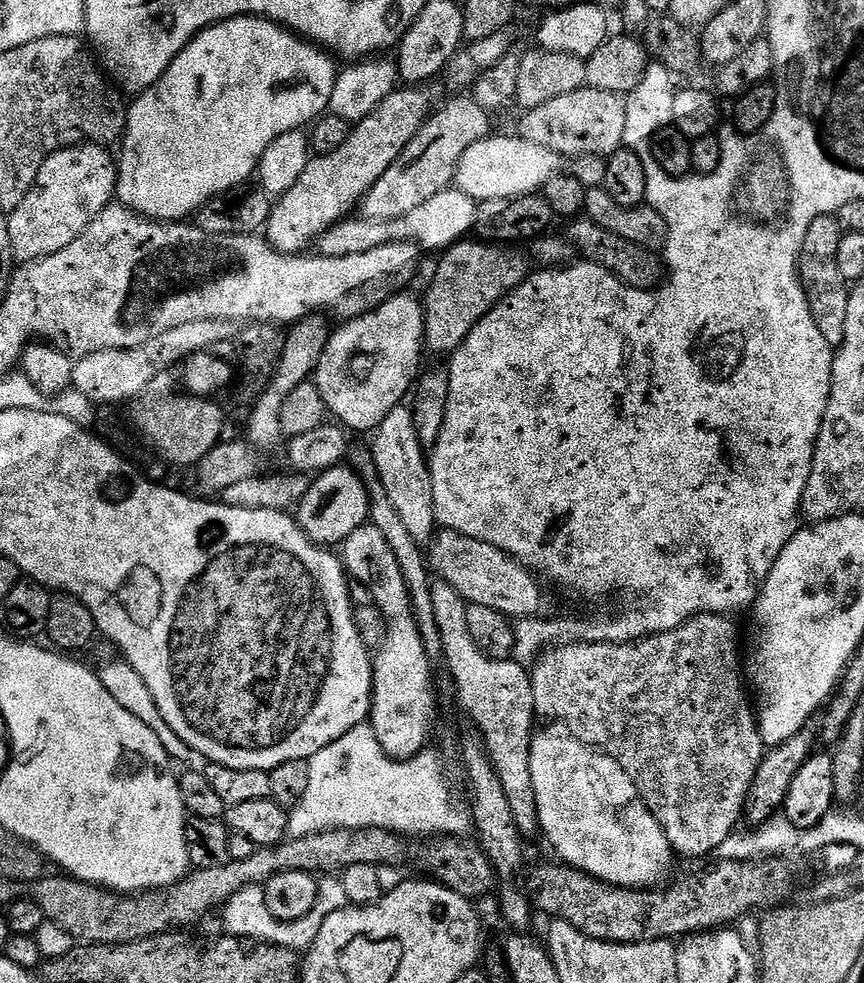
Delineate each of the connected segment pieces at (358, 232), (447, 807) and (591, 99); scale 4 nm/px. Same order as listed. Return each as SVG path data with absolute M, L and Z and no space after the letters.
M447 188L427 199L420 206L410 210L409 214L394 220L369 220L345 218L340 223L328 228L314 241L314 248L326 258L343 258L346 255L364 254L380 245L390 243L415 244L423 251L438 250L444 252L455 243L459 243L467 231L475 227L476 205L464 192L457 188Z
M359 724L307 761L309 785L300 803L291 809L288 836L299 838L350 828L394 832L408 838L436 838L441 834L463 837L463 828L456 826L452 788L444 781L439 755L439 751L431 750L411 760L393 760L382 750L371 727Z
M585 86L574 94L562 94L562 98L554 98L542 106L527 109L523 115L518 128L519 136L546 150L559 152L564 158L607 158L623 145L626 106L624 100L614 93Z

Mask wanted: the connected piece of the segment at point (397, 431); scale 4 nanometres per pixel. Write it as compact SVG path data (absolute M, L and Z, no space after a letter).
M406 404L395 407L375 429L373 438L370 456L389 500L415 542L421 546L429 543L437 525L433 482L425 449L416 434L411 407Z

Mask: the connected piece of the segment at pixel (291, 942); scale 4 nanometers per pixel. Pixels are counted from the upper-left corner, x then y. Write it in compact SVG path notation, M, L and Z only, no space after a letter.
M321 877L318 886L320 898L316 901L314 910L310 910L310 913L303 918L287 921L274 918L266 906L265 892L261 885L244 887L227 901L221 911L223 933L240 939L257 940L294 953L307 951L316 941L322 923L328 920L330 914L336 912L340 904L347 901L345 886L339 877Z

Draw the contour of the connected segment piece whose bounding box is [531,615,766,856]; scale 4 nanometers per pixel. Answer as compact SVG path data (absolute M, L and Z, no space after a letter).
M727 615L696 616L674 630L660 632L657 636L646 636L643 640L634 640L630 644L564 642L545 651L542 658L535 661L534 671L531 673L537 713L544 714L547 708L553 708L557 718L568 727L565 729L571 735L577 736L584 744L600 749L607 756L613 756L630 774L640 797L644 799L646 806L662 826L666 838L680 856L708 856L711 852L718 851L731 838L732 831L739 826L740 820L742 824L744 805L748 803L756 772L764 762L764 739L760 736L758 716L754 711L745 677L742 675L742 652L740 656L740 648L736 645L740 636L736 633L736 624L732 620L735 619Z

